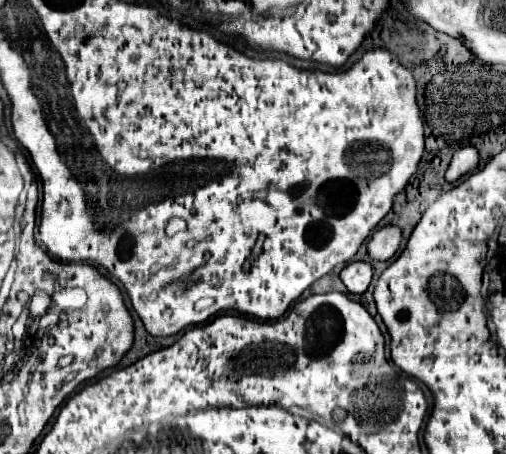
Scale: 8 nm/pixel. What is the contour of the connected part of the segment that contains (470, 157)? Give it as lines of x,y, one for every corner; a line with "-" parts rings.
465,146
461,150
457,150
451,158
451,164
449,164
449,170
445,172
445,178
447,182
455,182
457,178
461,178
463,174
471,172
477,168
477,162
479,162
479,154
473,146

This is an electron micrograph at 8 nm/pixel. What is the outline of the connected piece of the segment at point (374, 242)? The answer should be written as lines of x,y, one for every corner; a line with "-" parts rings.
383,226
375,230
367,244
367,252
373,260
389,260
401,246
401,228
399,226

